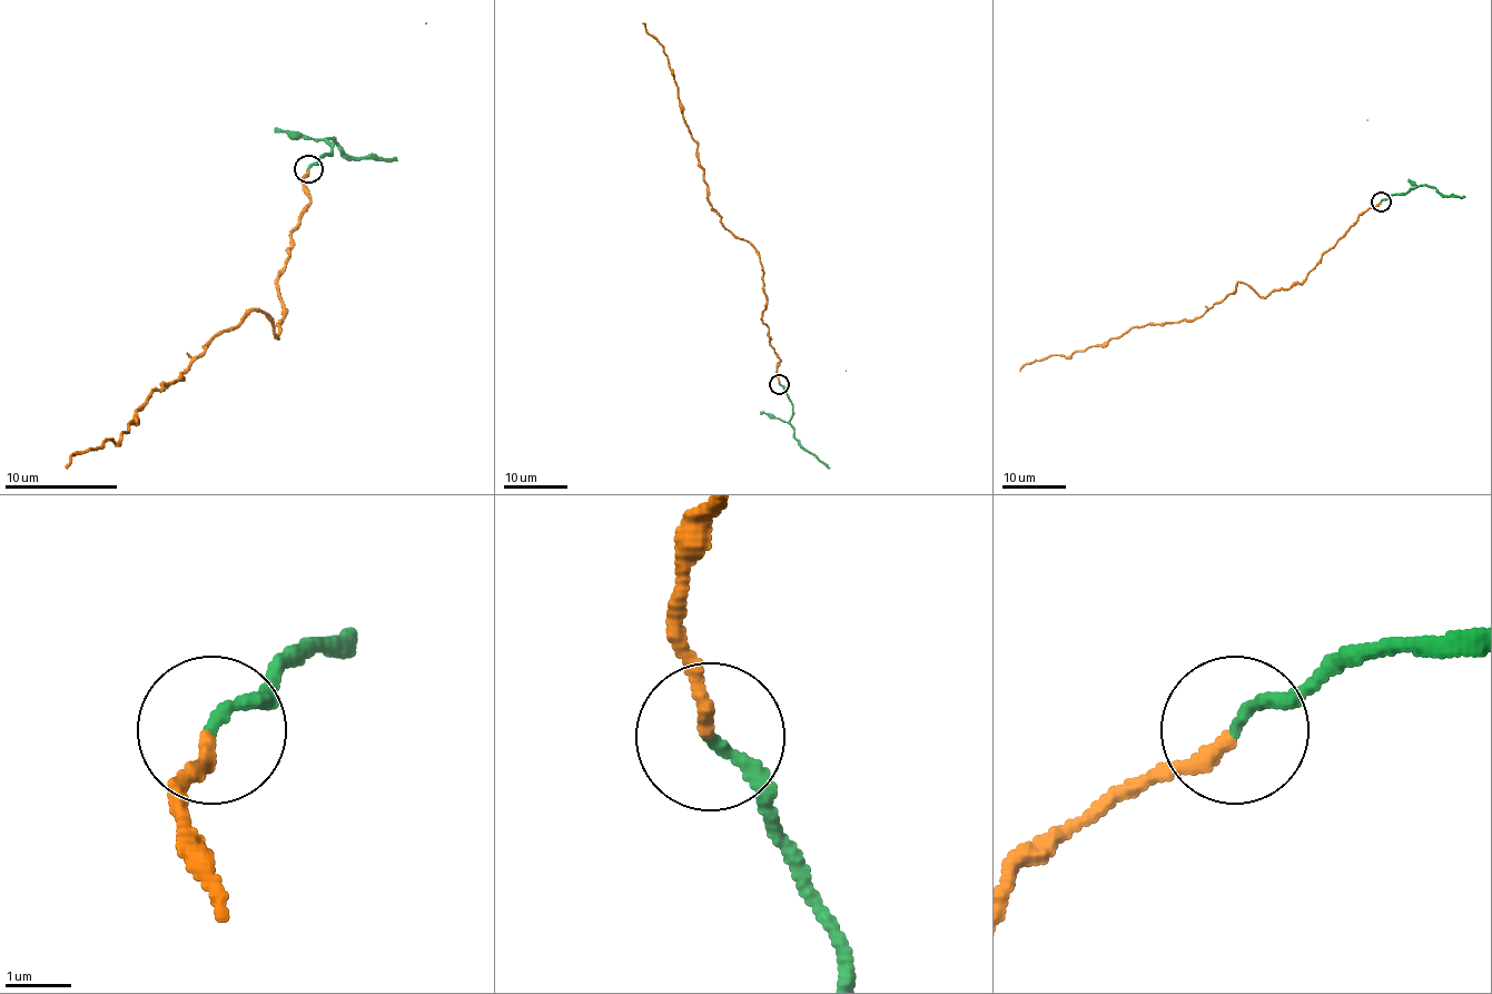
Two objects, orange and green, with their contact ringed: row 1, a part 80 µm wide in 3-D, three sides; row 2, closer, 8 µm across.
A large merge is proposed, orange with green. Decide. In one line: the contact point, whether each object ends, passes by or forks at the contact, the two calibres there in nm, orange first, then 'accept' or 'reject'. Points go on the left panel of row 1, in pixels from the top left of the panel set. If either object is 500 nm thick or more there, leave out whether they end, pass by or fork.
(308, 168) | orange ends | green ends | 240/190 nm | reject

